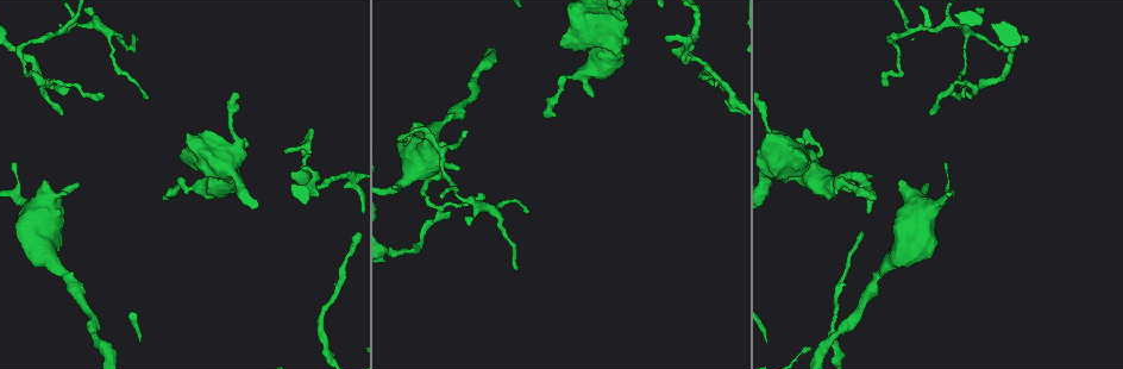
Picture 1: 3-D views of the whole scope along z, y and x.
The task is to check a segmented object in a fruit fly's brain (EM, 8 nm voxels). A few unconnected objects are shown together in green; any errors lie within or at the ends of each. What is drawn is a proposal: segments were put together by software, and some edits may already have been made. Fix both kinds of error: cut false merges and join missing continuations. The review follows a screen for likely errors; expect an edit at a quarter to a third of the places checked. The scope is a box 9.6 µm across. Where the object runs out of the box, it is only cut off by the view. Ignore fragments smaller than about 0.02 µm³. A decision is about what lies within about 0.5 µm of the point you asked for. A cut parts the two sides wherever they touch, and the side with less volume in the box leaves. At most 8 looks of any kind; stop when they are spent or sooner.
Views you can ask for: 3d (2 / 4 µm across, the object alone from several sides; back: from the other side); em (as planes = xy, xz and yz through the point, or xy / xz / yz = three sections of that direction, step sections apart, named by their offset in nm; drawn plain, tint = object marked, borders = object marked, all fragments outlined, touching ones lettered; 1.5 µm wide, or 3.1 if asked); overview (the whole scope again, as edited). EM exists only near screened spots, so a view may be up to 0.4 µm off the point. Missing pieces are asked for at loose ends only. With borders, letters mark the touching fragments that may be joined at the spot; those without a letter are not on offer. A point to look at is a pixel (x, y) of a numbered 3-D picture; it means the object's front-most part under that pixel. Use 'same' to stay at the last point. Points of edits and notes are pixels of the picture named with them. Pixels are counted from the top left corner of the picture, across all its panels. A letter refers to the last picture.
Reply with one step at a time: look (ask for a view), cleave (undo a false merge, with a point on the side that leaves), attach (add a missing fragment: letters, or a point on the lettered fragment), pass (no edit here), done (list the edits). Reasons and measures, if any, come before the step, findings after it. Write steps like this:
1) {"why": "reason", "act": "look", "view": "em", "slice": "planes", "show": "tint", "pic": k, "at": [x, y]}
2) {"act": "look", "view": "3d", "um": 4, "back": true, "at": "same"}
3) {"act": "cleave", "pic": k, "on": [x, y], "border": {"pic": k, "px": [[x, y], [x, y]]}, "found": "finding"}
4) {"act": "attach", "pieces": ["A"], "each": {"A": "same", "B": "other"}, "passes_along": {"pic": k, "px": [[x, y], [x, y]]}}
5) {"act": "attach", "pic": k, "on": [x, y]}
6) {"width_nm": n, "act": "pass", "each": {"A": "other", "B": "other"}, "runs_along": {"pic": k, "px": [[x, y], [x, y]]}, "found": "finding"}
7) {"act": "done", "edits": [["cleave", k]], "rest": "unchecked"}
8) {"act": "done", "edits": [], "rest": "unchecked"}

{"why": "branch stops here", "act": "look", "view": "em", "slice": "planes", "show": "tint", "pic": 1, "at": [395, 186]}

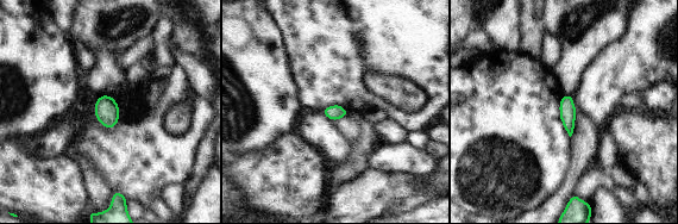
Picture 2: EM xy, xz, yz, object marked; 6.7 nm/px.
{"act": "look", "view": "em", "slice": "planes", "show": "borders", "at": "same"}

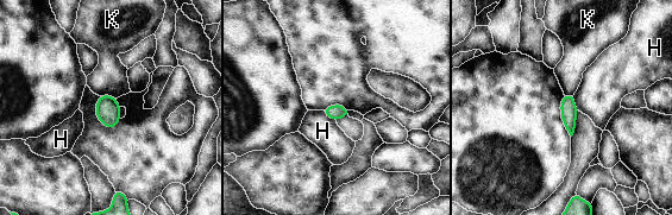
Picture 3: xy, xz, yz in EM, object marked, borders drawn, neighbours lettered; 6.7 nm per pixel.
{"act": "pass", "each": {"H": "other", "K": "other"}, "border": {"pic": 3, "px": [[572, 95], [577, 109]]}, "found": "none of them fits"}

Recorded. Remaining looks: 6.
{"why": "branch stops here", "act": "look", "view": "em", "slice": "yz", "step": 8, "show": "tint", "pic": 1, "at": [887, 84]}

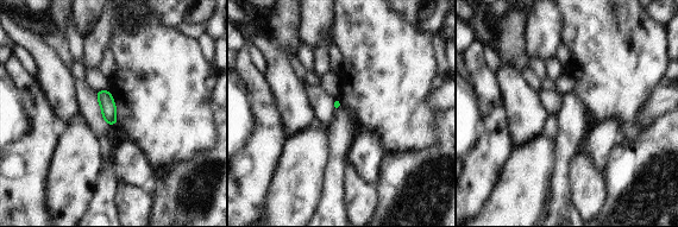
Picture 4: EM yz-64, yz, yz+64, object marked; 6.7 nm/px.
{"why": "cut it another way", "act": "look", "view": "em", "slice": "planes", "show": "borders", "at": "same"}

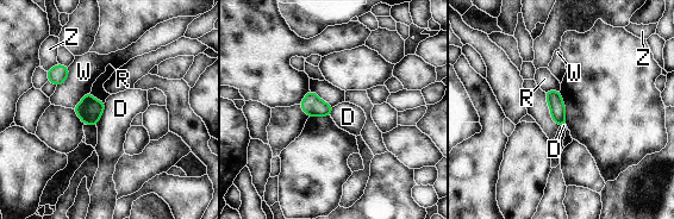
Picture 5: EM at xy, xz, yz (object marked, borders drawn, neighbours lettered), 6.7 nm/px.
{"width_nm": 110, "act": "pass", "each": {"D": "other", "R": "other", "W": "other", "Z": "other"}, "border": {"pic": 5, "px": [[105, 102], [105, 110], [95, 125]]}, "found": "none of them fits"}

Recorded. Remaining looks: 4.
{"why": "thin end", "act": "look", "view": "3d", "um": 4, "pic": 1, "at": [147, 98]}

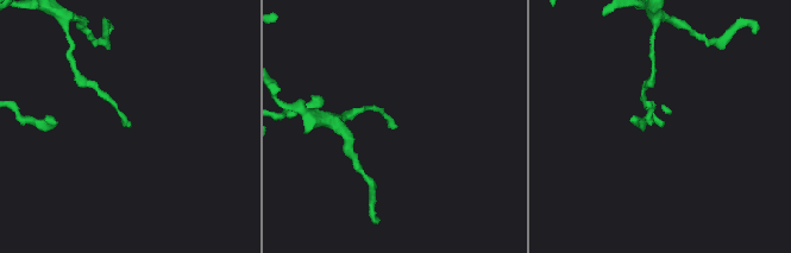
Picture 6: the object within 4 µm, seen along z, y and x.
{"why": "now the EM", "act": "look", "view": "em", "slice": "planes", "show": "borders", "pic": 6, "at": [128, 127]}

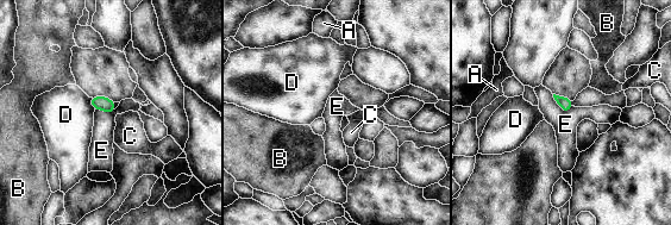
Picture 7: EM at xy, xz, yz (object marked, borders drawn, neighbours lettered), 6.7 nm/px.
{"longest_contact_nm": ["E", 170], "act": "pass", "each": {"A": "other", "B": "other", "C": "other", "D": "other", "E": "other"}, "border": {"pic": 7, "px": [[552, 94], [564, 111], [570, 110]]}, "found": "none of them fits"}

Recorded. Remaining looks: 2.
{"act": "done", "edits": [], "rest": "unchecked"}

